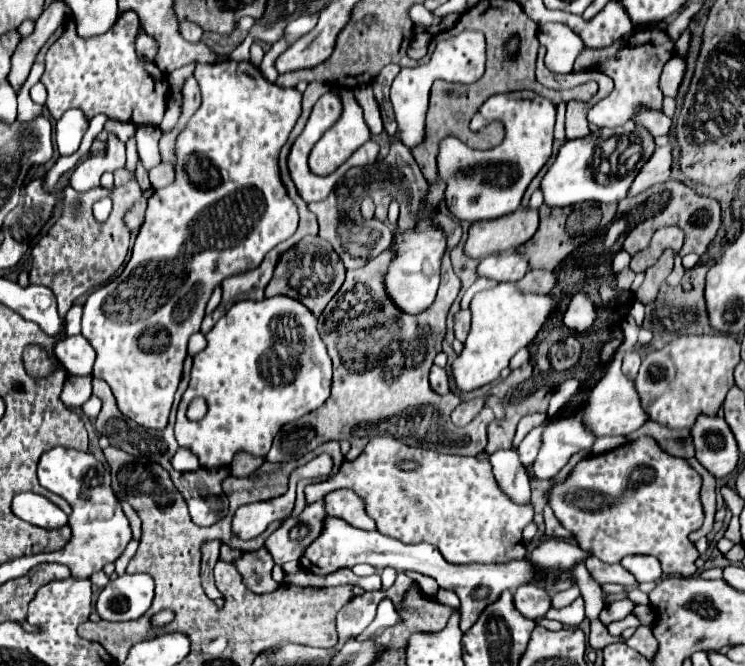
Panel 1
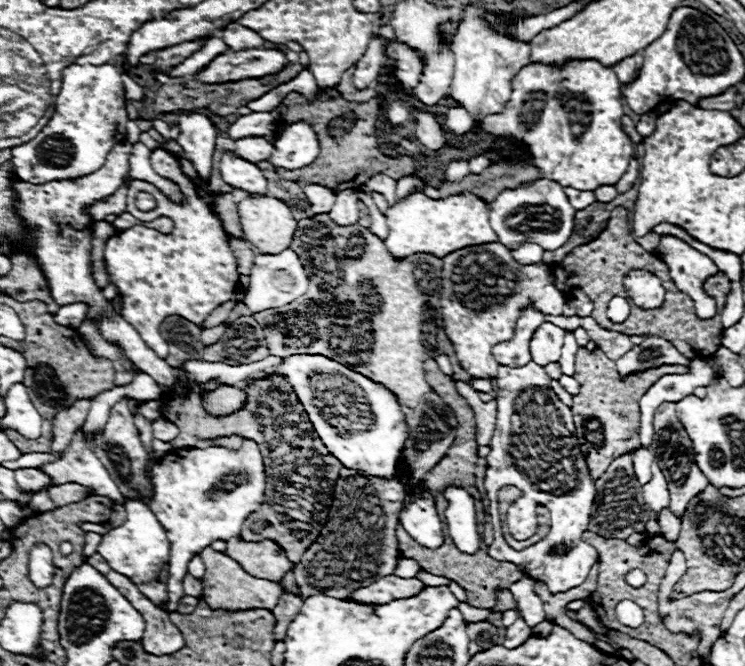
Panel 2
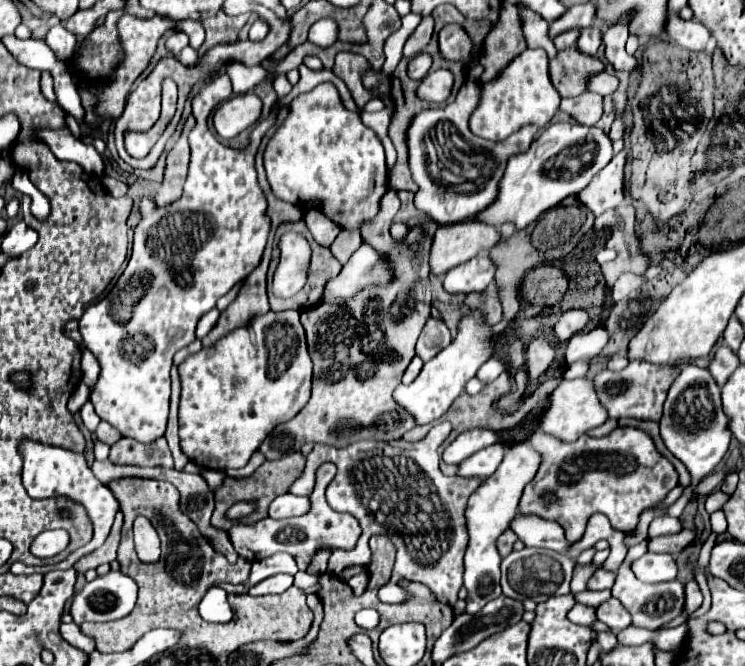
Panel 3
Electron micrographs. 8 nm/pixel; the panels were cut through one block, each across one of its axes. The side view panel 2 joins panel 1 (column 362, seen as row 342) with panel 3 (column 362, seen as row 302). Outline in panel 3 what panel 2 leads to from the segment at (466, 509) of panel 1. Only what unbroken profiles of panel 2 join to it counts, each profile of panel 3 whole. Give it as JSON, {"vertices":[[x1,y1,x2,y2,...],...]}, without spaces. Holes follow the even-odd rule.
{"vertices":[[438,422,420,442,376,442,364,440,346,448,322,446,308,454,302,476,292,484,290,492,296,496,310,496,314,490,316,470,324,462,332,462,338,468,336,478,330,482,328,504,336,512,348,512,358,518,362,536,354,550,334,550,329,558,327,572,340,576,342,568,362,564,368,566,368,540,374,534,388,532,398,548,392,580,414,580,432,588,438,600,454,606,458,590,462,588,464,552,468,546,466,528,466,502,470,494,486,478,448,478,438,468,438,448,450,434,450,422]]}

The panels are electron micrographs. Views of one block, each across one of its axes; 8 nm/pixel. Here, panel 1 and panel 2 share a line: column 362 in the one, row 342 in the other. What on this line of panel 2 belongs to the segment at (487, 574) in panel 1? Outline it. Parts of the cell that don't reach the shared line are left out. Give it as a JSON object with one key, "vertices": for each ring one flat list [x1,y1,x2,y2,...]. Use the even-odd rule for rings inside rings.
{"vertices":[[552,322,540,324,540,328,534,332,530,340,530,354,532,360,540,366,546,366,550,362,558,362,562,342,564,342,564,330,554,326]]}

